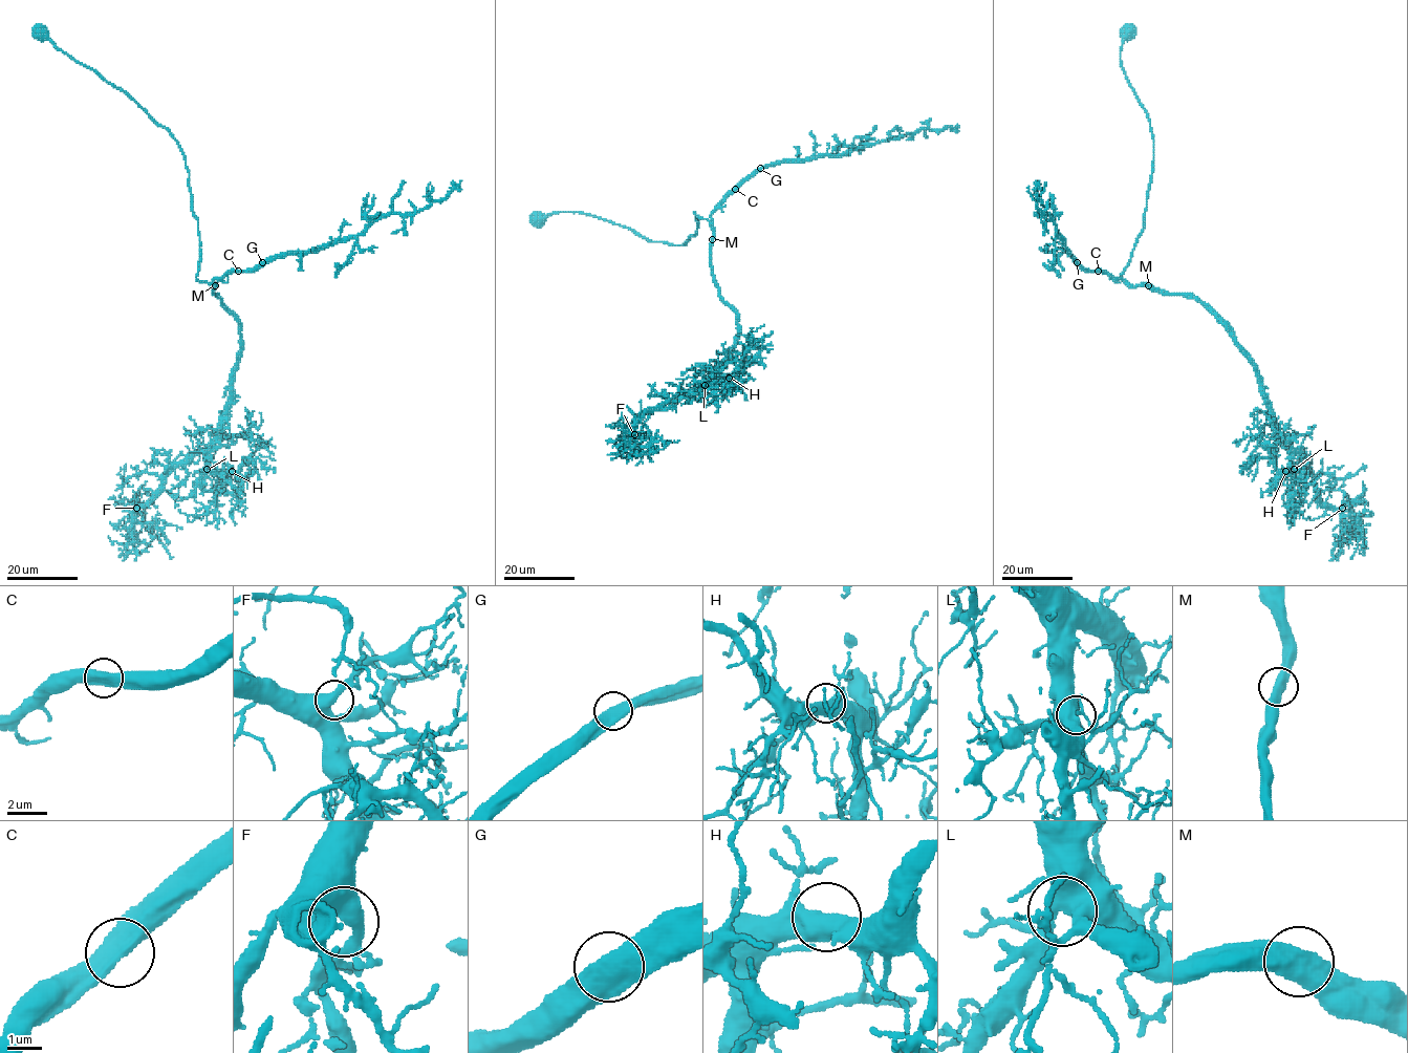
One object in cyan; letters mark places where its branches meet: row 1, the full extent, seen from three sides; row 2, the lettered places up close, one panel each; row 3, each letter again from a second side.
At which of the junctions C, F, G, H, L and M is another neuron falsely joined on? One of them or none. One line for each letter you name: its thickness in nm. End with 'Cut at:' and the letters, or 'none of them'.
Cut at: none of them

